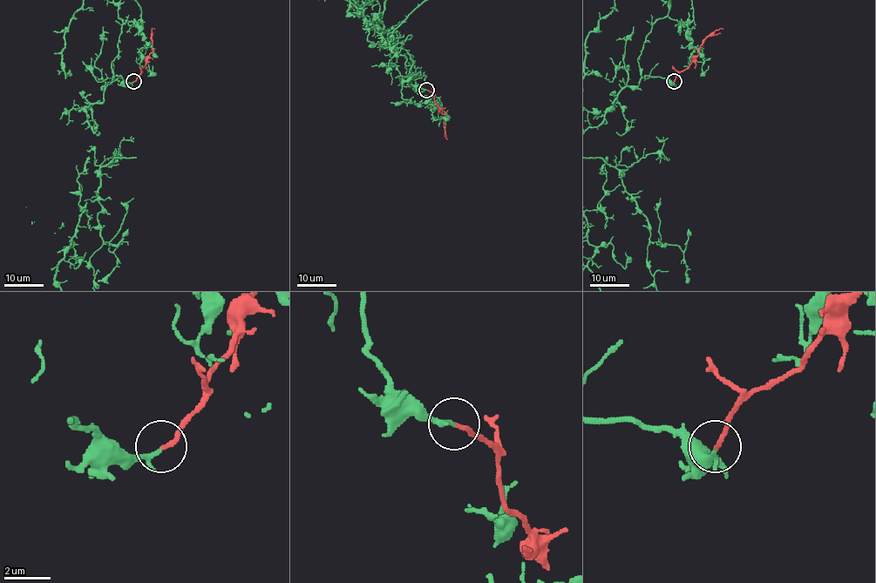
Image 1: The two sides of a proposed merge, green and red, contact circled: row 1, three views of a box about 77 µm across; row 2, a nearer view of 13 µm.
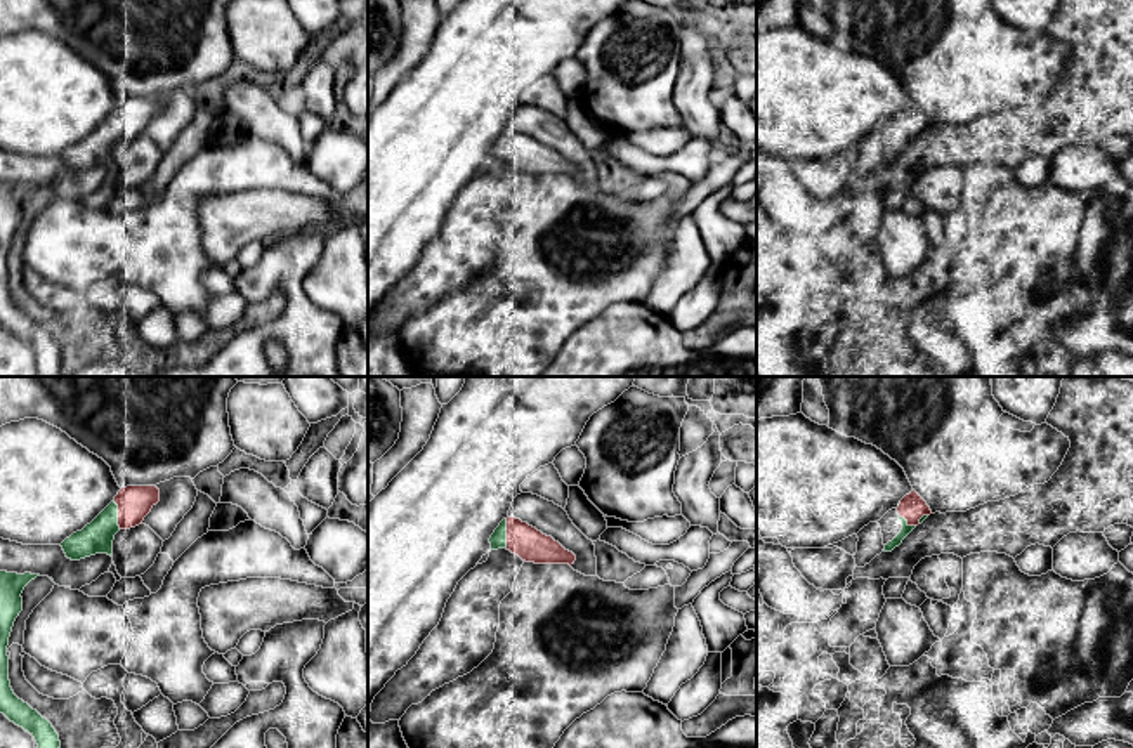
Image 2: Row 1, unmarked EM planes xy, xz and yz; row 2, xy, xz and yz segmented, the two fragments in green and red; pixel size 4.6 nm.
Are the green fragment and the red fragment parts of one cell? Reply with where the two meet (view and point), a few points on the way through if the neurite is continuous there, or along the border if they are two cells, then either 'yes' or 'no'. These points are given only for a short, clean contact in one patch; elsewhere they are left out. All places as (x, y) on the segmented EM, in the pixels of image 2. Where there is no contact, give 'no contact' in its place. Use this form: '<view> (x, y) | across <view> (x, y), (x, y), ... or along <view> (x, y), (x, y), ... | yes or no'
xy (117, 514) | yes

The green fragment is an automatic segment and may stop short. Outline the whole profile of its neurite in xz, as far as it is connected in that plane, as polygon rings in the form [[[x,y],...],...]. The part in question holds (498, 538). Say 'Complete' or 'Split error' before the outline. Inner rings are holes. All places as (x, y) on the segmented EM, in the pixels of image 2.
Split error. [[[515,517],[503,519],[491,535],[489,543],[491,550],[507,548],[526,562],[571,566],[576,561],[576,555],[552,536]]]

